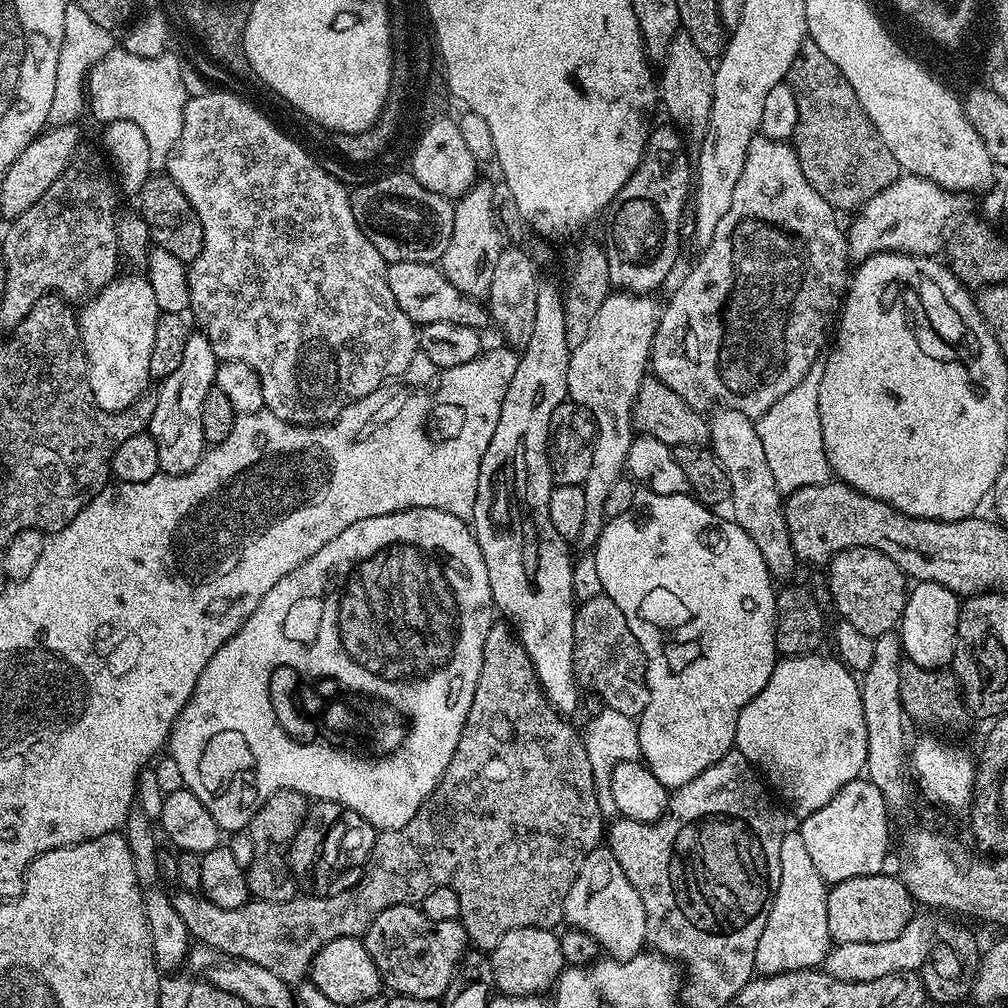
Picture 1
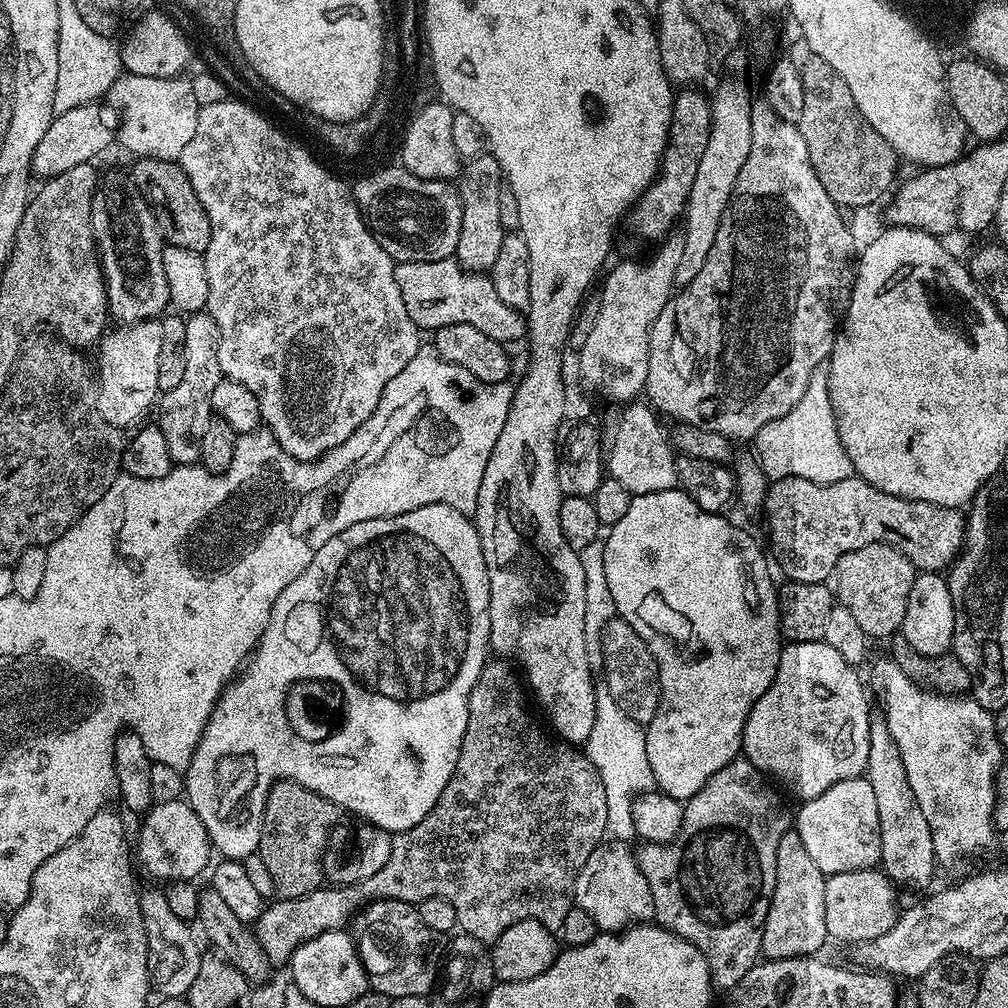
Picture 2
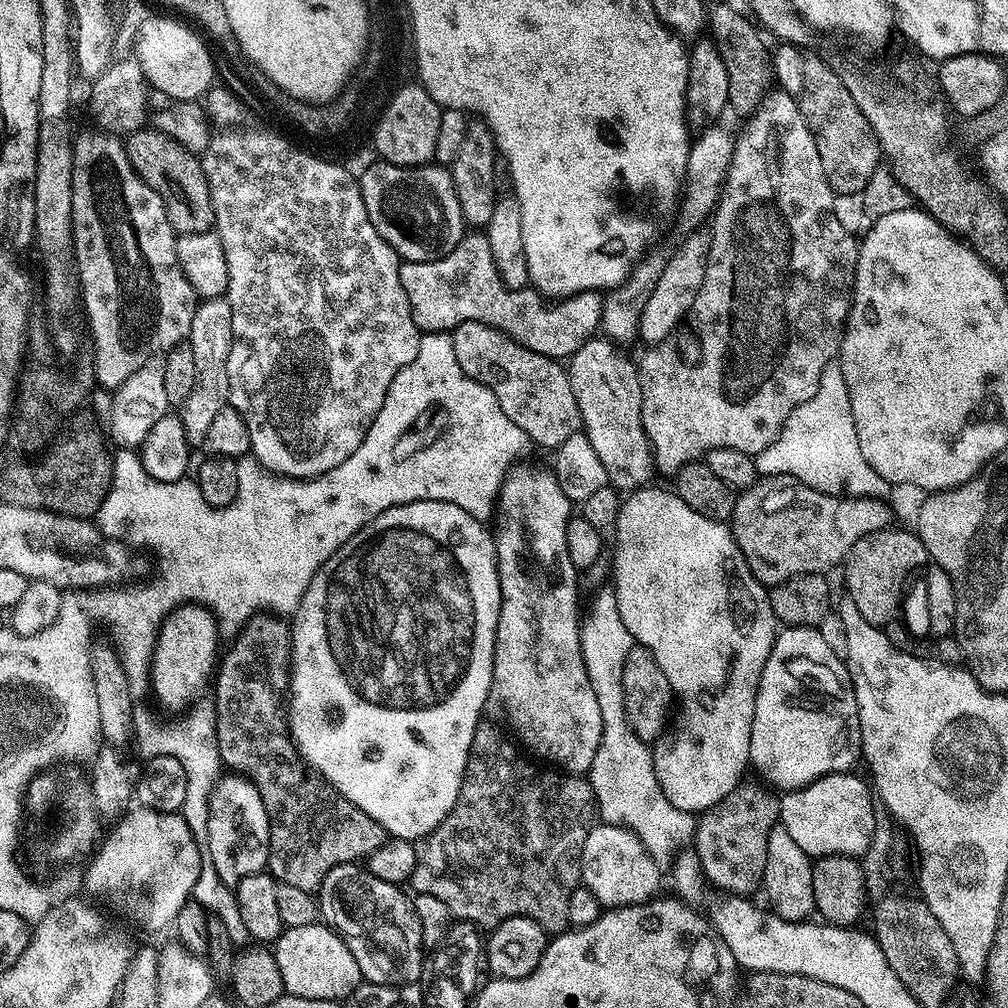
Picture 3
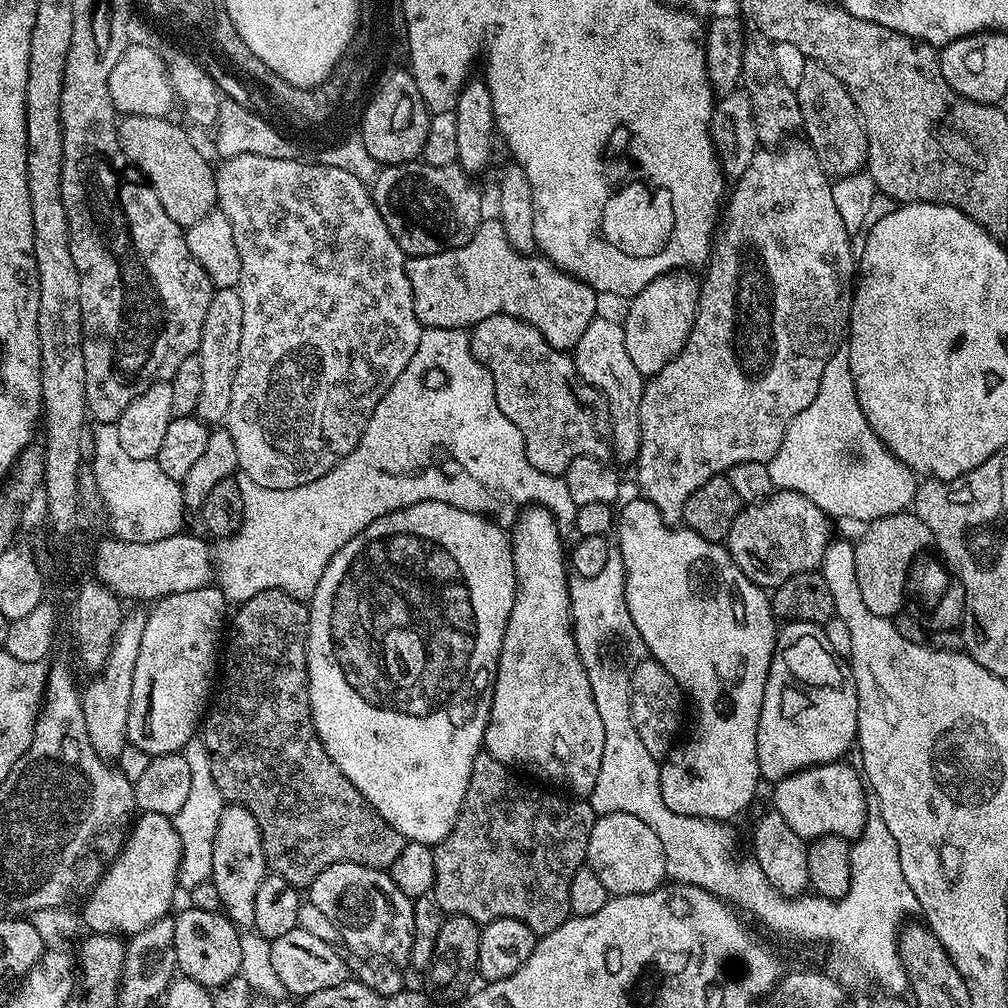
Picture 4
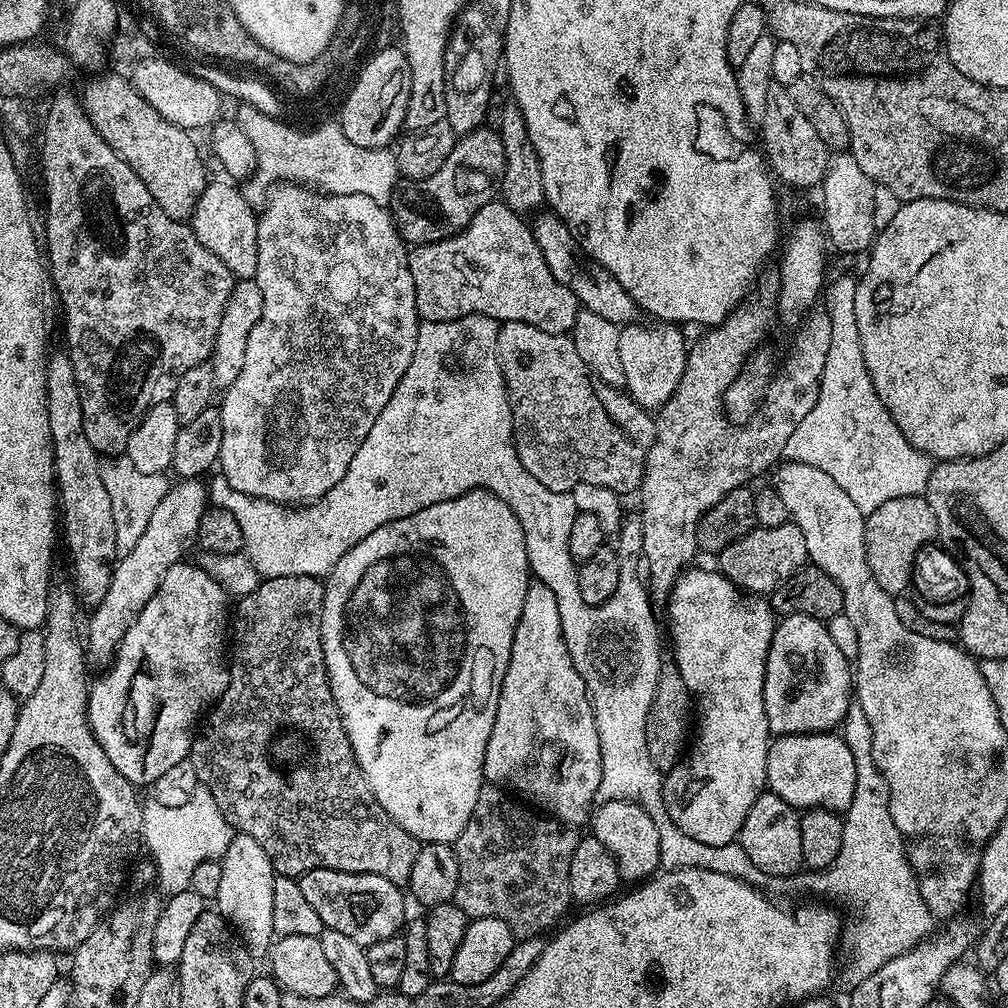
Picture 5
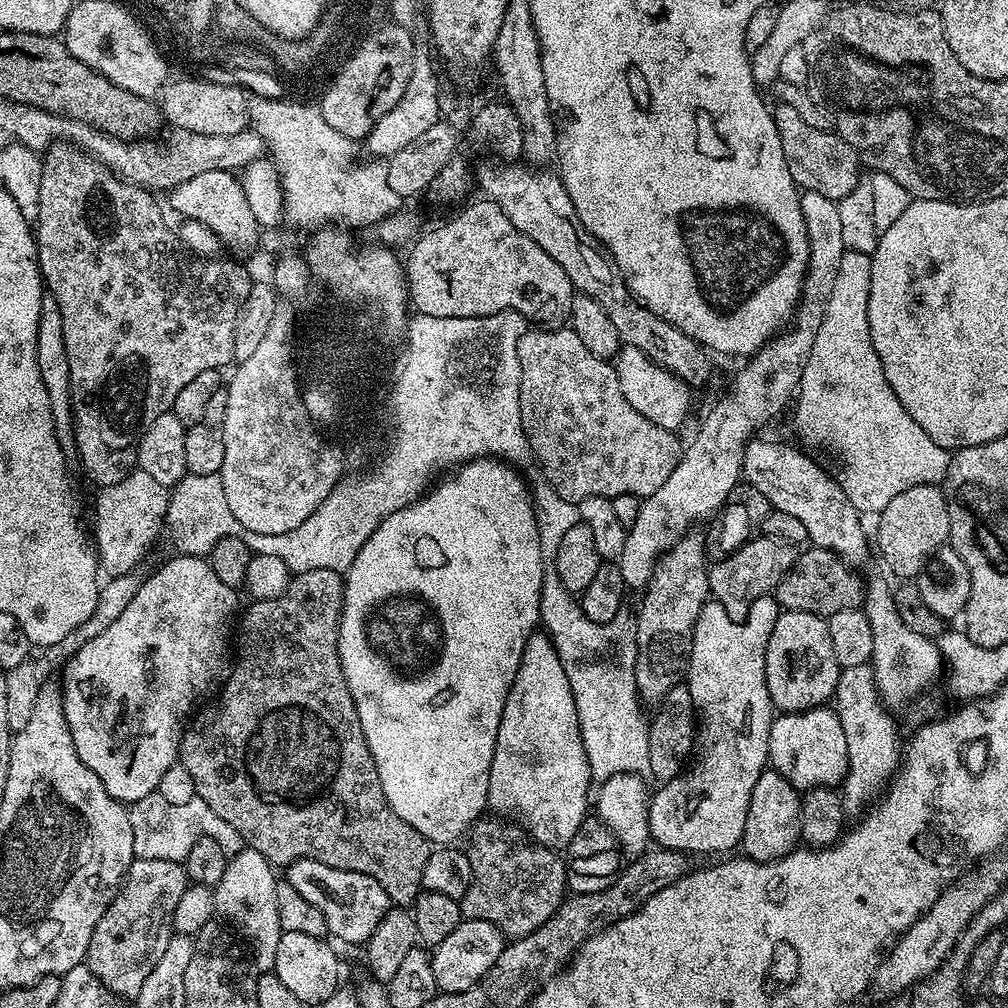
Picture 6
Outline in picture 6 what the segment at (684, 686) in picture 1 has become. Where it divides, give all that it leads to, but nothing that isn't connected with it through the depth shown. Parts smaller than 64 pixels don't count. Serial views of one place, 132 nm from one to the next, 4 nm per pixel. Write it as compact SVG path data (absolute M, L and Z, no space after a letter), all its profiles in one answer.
M763 596L762 598L758 598L755 602L753 602L750 609L750 622L741 622L739 620L735 620L734 618L730 618L730 614L726 614L726 610L722 610L722 606L715 602L709 602L704 604L698 614L698 618L696 619L696 625L694 626L694 634L692 635L692 653L690 654L690 658L688 659L688 670L686 673L686 683L688 689L690 690L690 698L692 699L692 705L696 707L696 714L698 717L698 743L694 748L694 759L685 767L684 771L677 774L673 780L665 780L663 783L659 785L660 788L657 792L653 791L650 796L650 803L648 805L648 809L650 810L650 830L652 831L652 840L655 841L657 845L661 848L670 848L674 852L682 852L685 854L693 854L692 852L724 852L720 854L728 854L732 847L739 845L744 838L744 831L746 830L746 810L750 810L750 794L754 794L754 785L758 783L758 778L763 772L769 767L768 762L768 739L770 738L770 726L772 725L772 721L774 719L774 709L772 706L772 699L770 698L770 690L766 686L766 646L770 642L770 634L774 630L774 622L780 617L782 609L779 604L776 603L775 599L772 596Z

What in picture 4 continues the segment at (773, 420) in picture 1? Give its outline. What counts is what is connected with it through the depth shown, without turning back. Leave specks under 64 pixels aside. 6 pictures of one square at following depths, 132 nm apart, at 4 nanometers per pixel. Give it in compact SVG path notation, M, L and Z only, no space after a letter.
M837 350L830 358L830 362L826 362L826 367L822 369L822 382L818 382L818 394L814 394L814 402L810 402L810 406L806 406L806 410L802 410L802 414L798 414L790 422L790 426L786 430L786 434L782 438L782 446L778 446L778 450L774 454L774 458L767 461L770 470L770 478L772 479L773 489L779 490L785 488L791 492L802 494L806 498L810 498L810 502L814 502L829 517L845 516L848 520L864 520L863 522L871 522L878 518L886 518L890 514L898 514L912 508L912 499L916 497L916 485L918 483L917 473L906 467L902 461L878 438L878 434L874 434L874 430L870 426L870 422L866 422L866 414L862 414L862 406L858 406L858 390L854 386L854 374L850 374L850 358L847 351Z

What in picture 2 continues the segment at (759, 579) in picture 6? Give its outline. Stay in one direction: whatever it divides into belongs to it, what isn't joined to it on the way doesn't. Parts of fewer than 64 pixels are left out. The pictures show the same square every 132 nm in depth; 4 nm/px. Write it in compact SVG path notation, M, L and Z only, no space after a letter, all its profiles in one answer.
M855 474L833 484L819 484L793 476L773 480L768 485L768 493L764 495L763 512L764 520L768 523L767 551L775 567L776 564L780 567L783 579L788 582L823 584L835 573L836 563L842 554L850 554L850 550L859 550L860 547L871 544L894 546L894 550L906 554L906 558L920 572L940 572L956 559L960 545L964 543L966 516L961 509L938 506L925 500L898 498L870 486L870 482Z

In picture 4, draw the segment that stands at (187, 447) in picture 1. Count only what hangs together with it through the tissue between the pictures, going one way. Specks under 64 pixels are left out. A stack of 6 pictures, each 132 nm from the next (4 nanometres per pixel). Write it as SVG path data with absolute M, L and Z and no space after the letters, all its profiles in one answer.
M217 288L212 293L210 310L206 310L206 322L202 322L202 338L198 353L202 362L202 395L198 398L198 406L194 413L209 426L227 421L241 346L242 298L236 288Z

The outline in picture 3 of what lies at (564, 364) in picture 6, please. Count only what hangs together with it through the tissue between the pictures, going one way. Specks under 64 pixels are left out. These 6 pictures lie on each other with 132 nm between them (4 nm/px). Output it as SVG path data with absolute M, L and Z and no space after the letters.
M477 320L462 322L458 327L452 329L450 335L454 355L458 357L458 366L462 366L462 370L466 370L466 374L470 378L474 378L474 382L489 388L494 394L494 398L498 398L506 418L510 418L510 422L514 422L514 426L523 430L529 441L534 440L542 447L554 450L558 446L562 446L562 442L566 442L566 438L570 438L570 434L581 431L578 402L574 398L574 390L570 390L565 365L559 359L538 354L534 350L522 346L506 333Z

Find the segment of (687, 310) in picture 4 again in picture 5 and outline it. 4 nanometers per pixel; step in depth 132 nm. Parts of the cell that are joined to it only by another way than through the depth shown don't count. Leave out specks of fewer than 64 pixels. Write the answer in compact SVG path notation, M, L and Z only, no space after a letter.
M633 322L620 328L618 351L622 358L624 388L627 395L645 410L659 410L678 390L688 365L689 345L679 327L667 322Z

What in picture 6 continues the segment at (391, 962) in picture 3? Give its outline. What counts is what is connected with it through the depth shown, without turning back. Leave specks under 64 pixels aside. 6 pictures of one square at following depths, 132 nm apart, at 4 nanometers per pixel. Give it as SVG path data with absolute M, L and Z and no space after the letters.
M296 860L287 865L286 883L294 886L306 902L311 902L317 910L322 910L329 933L348 944L363 945L374 934L374 930L390 910L386 890L374 878L361 872L338 870L313 860Z

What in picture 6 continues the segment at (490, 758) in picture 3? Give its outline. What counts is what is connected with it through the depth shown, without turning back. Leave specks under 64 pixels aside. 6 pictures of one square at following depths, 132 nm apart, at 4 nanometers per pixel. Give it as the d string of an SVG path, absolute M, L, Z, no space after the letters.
M492 814L481 818L472 825L470 835L467 837L466 851L470 858L472 881L470 890L460 901L460 915L465 920L481 920L490 922L499 928L508 938L519 938L538 930L546 918L550 918L558 909L560 903L566 899L568 888L568 869L563 855L555 848L542 846L533 840L519 824L509 822L499 815Z

